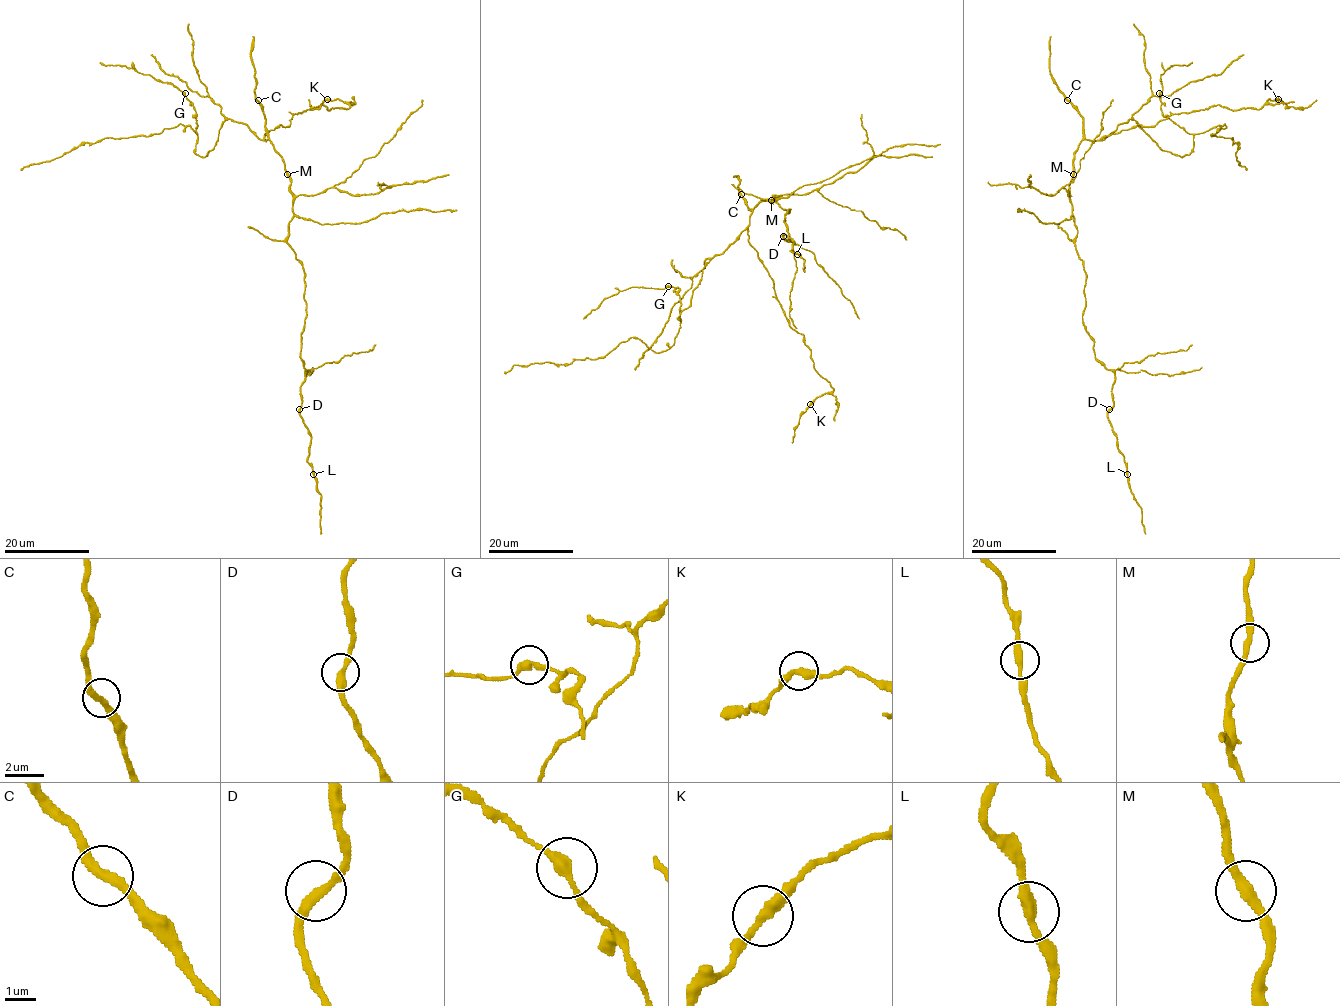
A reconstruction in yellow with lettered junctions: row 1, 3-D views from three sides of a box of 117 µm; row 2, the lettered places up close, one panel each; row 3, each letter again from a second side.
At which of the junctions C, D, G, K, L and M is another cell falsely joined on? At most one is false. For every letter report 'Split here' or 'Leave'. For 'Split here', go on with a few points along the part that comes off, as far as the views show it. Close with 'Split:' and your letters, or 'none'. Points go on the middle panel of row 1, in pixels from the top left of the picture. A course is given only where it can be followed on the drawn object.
C: Leave
D: Leave
G: Leave
K: Leave
L: Leave
M: Leave
Split: none

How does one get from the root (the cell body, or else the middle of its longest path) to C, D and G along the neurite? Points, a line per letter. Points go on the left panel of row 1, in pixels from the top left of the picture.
C: (280, 156), (269, 139), (263, 107), (258, 100)
D: (280, 156), (293, 197), (287, 244), (302, 266), (305, 282), (306, 316), (300, 351), (305, 372), (299, 409)
G: (280, 156), (269, 139), (261, 140), (230, 119), (220, 129), (214, 147), (199, 156), (195, 110), (185, 94)

